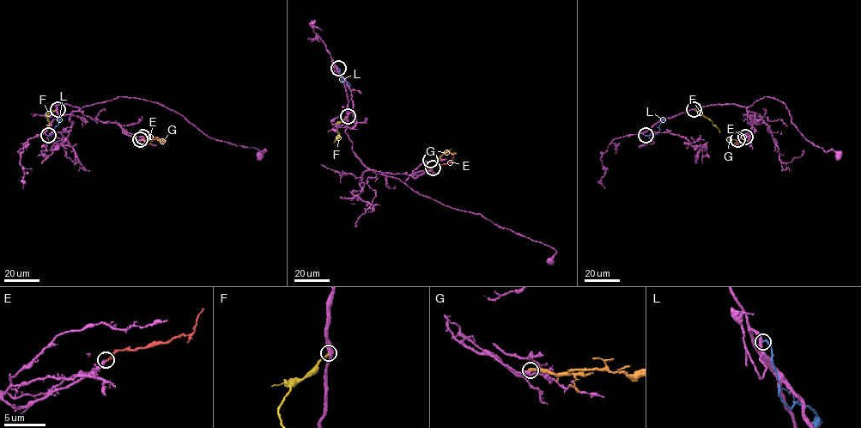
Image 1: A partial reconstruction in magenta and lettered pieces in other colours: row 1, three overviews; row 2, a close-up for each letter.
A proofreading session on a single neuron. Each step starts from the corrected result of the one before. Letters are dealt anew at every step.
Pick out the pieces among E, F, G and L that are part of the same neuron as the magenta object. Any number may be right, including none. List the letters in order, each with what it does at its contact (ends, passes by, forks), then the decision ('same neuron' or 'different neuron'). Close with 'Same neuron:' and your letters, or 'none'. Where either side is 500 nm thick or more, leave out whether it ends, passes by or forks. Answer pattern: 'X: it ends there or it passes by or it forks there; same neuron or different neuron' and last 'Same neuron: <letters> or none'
E: it ends there; same neuron
F: it ends there; different neuron
G: it ends there; different neuron
L: it ends there; different neuron
Same neuron: E

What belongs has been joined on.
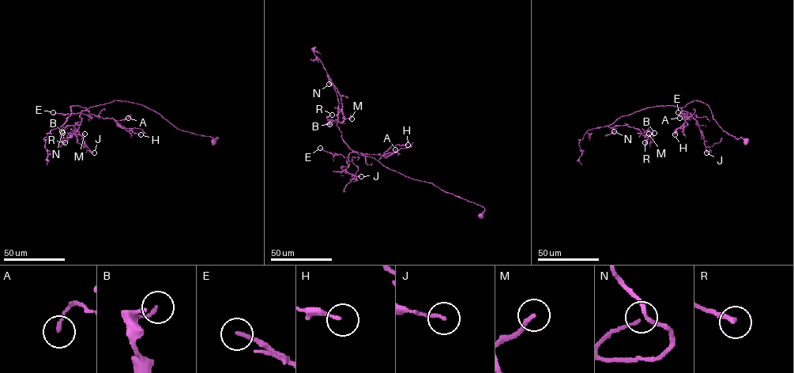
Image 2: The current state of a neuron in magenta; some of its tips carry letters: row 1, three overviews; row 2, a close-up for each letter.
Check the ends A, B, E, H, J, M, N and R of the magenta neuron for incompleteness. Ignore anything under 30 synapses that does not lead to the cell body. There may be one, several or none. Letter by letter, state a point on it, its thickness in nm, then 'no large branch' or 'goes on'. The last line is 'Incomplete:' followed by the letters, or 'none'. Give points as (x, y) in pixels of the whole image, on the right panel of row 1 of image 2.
A: (679, 118) | 190 nm | no large branch
B: (654, 133) | 140 nm | no large branch
E: (678, 112) | 180 nm | goes on
H: (675, 134) | 130 nm | no large branch
J: (706, 152) | 140 nm | no large branch
M: (649, 133) | 200 nm | goes on
N: (614, 131) | 140 nm | no large branch
R: (645, 142) | 200 nm | no large branch
Incomplete: E, M

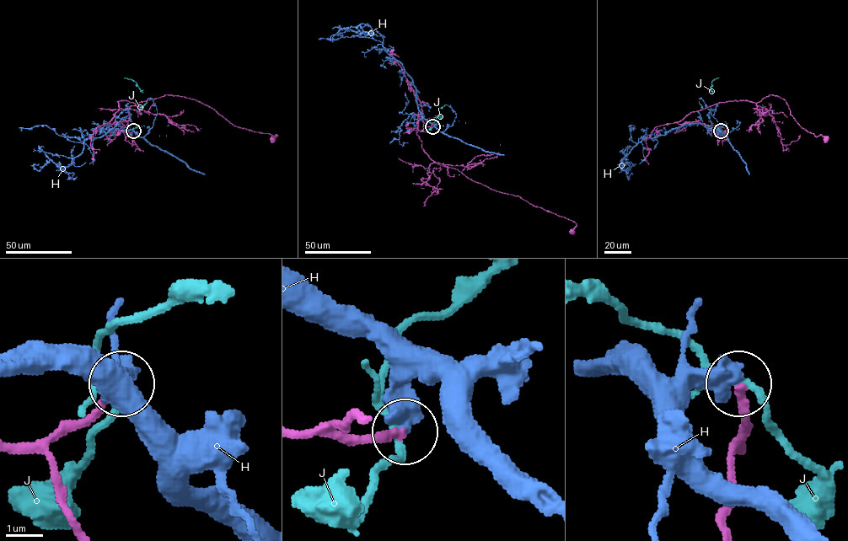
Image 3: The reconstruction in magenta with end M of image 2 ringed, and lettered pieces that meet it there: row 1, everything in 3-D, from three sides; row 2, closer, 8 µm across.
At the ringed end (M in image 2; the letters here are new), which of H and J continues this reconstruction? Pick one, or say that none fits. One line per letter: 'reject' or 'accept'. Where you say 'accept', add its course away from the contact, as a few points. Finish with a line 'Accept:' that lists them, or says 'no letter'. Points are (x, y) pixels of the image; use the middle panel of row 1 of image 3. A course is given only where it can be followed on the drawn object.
H: reject
J: reject
Accept: no letter

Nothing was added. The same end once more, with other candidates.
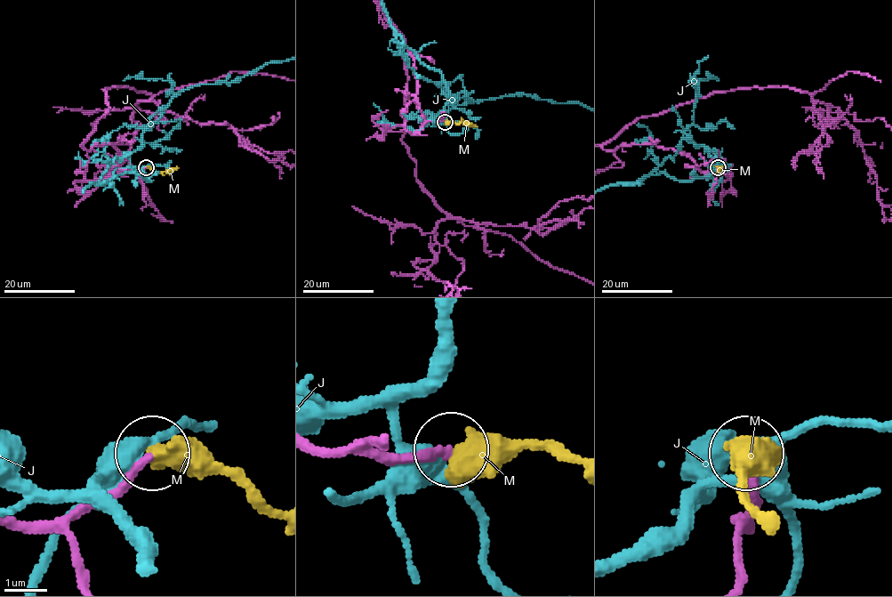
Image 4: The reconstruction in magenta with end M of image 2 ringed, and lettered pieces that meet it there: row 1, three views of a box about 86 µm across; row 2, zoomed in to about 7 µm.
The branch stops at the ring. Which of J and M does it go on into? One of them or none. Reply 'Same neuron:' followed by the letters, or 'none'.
Same neuron: M

